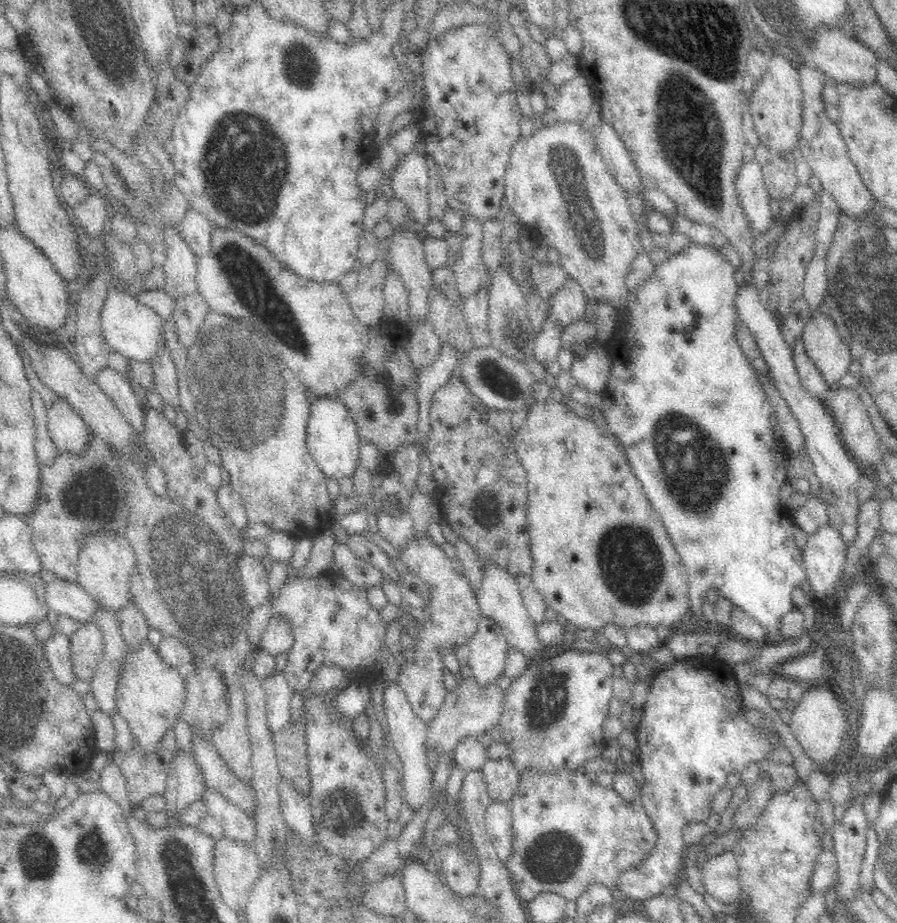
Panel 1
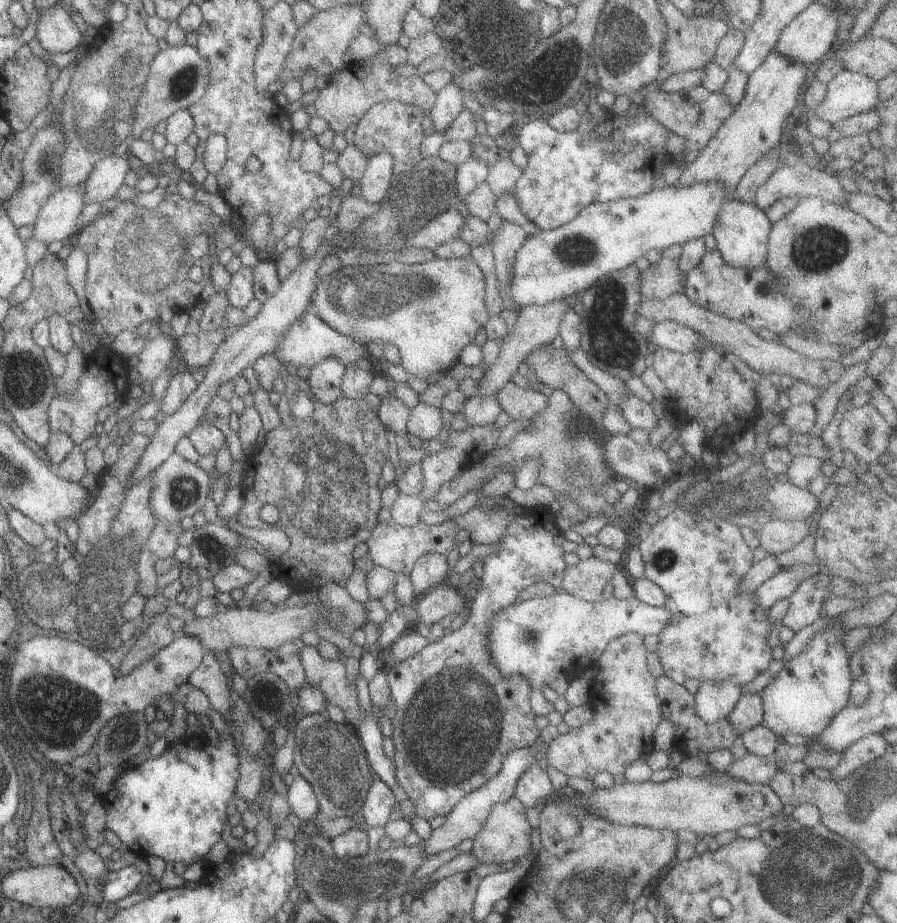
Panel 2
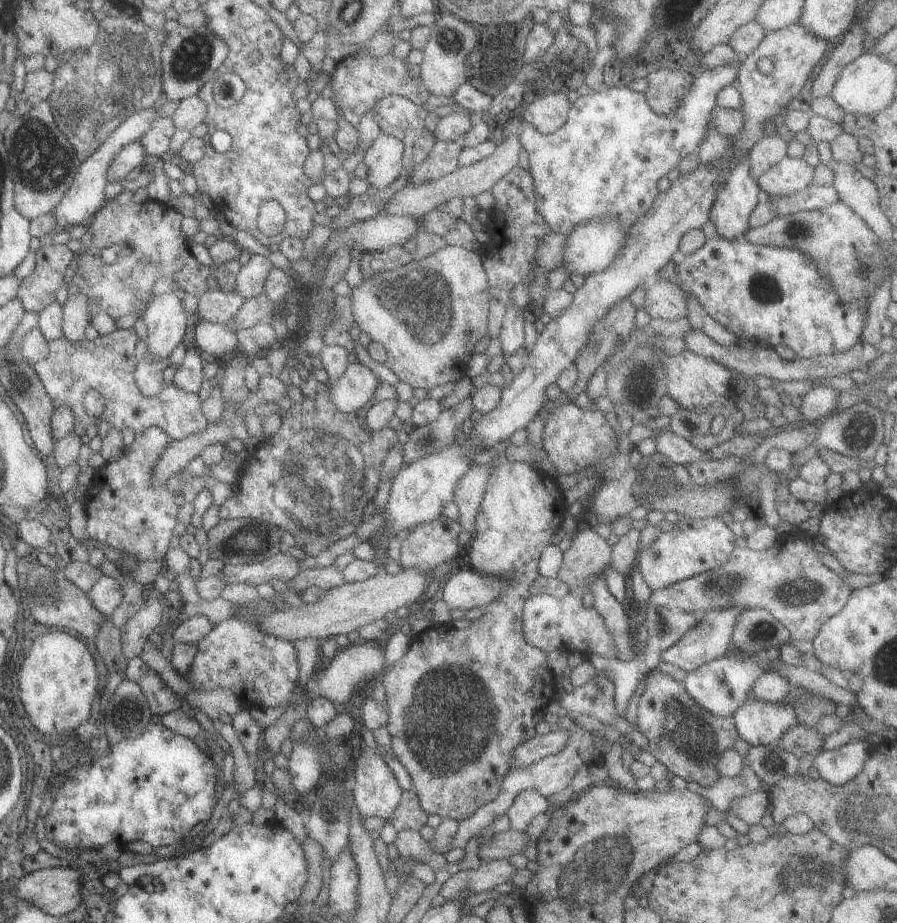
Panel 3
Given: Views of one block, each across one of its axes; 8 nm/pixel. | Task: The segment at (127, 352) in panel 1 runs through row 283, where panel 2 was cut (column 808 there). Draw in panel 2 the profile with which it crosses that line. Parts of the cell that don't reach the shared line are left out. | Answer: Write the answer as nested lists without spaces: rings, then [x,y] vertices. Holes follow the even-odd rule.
[[[842,69],[826,84],[826,96],[808,115],[833,124],[871,110],[878,101],[876,80]]]

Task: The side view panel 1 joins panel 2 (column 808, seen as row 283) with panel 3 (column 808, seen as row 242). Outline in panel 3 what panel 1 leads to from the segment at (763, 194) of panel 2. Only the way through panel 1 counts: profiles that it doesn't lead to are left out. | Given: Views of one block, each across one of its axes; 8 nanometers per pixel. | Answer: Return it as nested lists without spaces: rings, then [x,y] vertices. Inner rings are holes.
[[[785,156],[755,181],[765,196],[790,195],[811,184],[813,169],[802,157]]]

